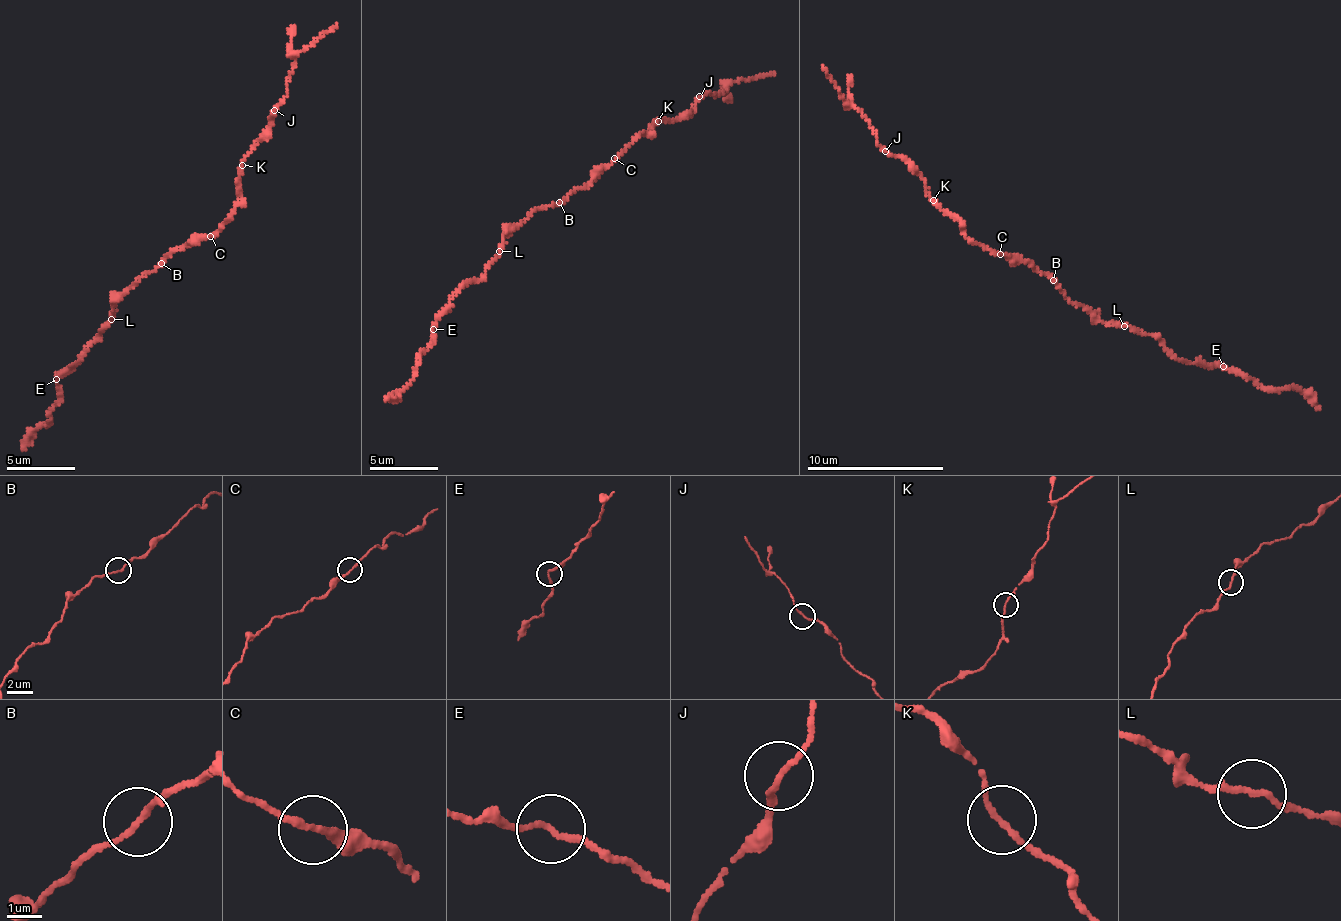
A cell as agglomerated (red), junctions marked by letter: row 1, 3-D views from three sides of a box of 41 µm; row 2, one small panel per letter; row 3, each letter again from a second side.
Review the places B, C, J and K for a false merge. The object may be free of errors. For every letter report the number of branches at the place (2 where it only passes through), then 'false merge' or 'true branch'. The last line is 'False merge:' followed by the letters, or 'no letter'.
B: branches 2; true branch
C: branches 2; true branch
J: branches 2; true branch
K: branches 2; true branch
False merge: no letter

